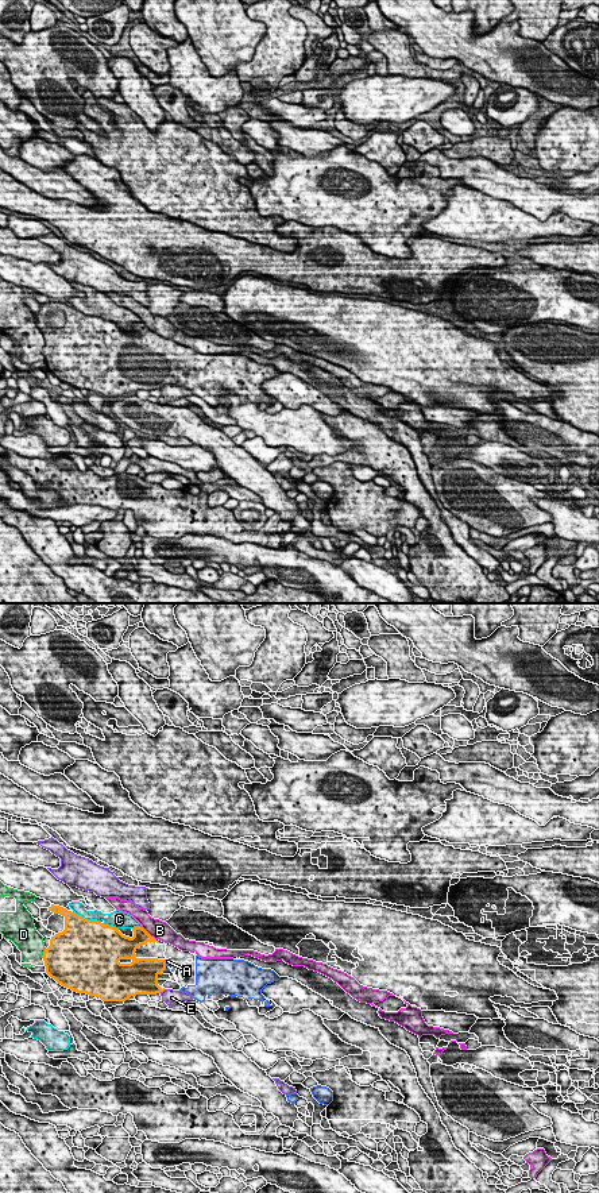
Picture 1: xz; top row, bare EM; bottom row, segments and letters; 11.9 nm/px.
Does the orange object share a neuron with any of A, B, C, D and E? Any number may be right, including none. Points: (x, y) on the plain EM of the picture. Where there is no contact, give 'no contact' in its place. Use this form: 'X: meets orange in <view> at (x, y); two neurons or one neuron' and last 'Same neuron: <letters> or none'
A: meets orange in xz at (165, 358); one neuron
B: meets orange in xz at (147, 328); two neurons
C: meets orange in xz at (87, 315); two neurons
D: meets orange in xz at (43, 348); two neurons
E: meets orange in xz at (162, 386); two neurons
Same neuron: A

